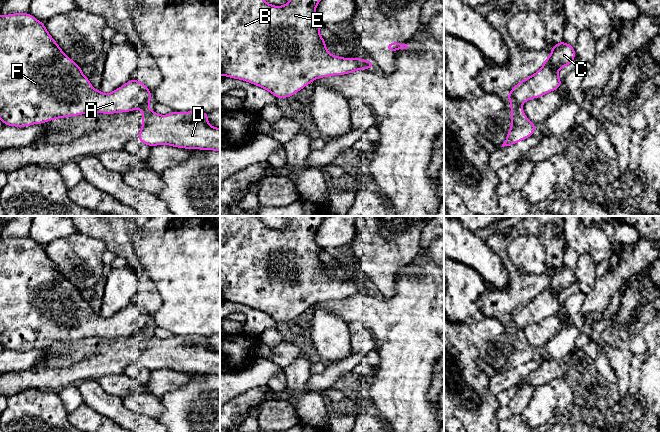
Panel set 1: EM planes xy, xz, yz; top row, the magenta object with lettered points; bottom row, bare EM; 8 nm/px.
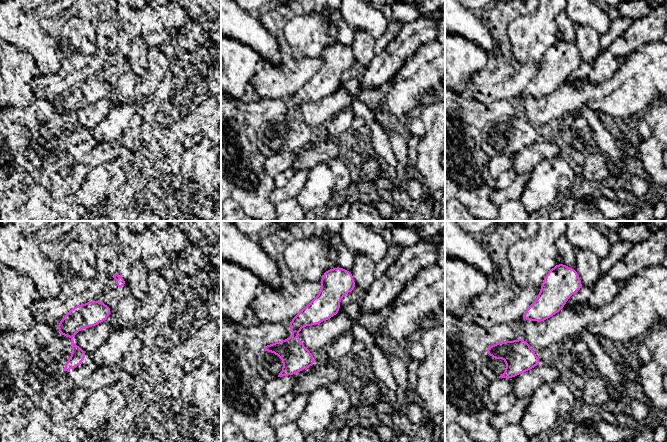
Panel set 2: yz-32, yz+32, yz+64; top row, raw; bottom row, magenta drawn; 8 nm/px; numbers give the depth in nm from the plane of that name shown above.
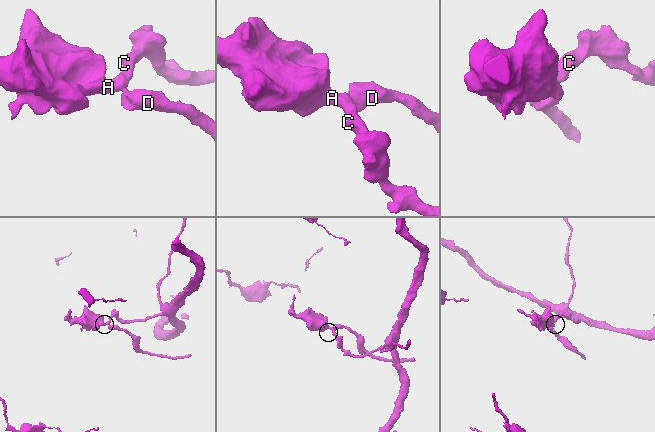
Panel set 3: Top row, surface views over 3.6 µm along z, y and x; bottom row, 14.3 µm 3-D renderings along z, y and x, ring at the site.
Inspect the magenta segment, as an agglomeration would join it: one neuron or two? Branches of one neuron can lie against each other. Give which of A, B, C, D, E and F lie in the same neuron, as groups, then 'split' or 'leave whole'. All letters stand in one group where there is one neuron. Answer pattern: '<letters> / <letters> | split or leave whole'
A B C E F / D | split

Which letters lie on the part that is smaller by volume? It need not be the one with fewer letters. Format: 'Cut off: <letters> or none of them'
Cut off: D

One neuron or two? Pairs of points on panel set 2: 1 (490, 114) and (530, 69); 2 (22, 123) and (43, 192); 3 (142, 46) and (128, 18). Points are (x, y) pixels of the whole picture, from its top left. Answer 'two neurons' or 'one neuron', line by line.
1: two neurons
2: one neuron
3: two neurons

